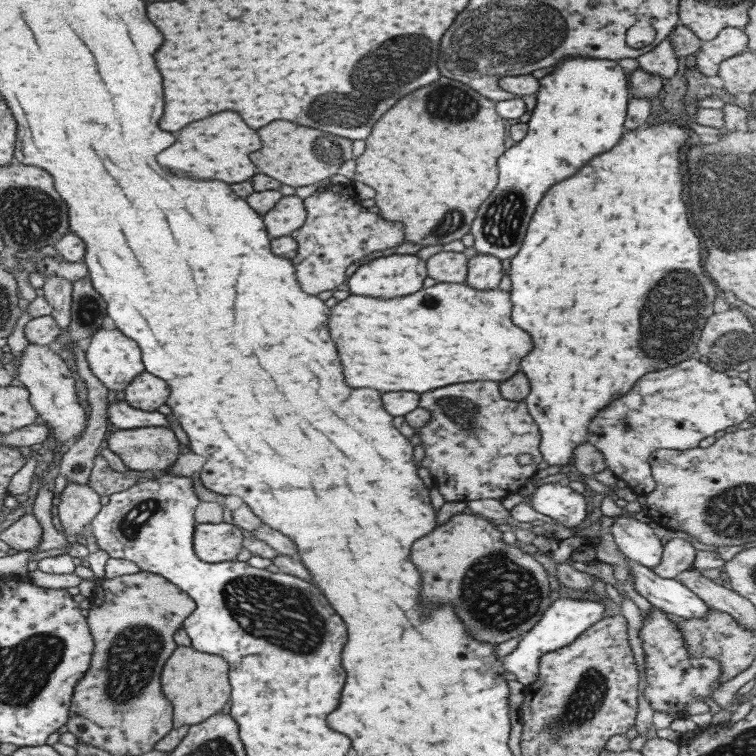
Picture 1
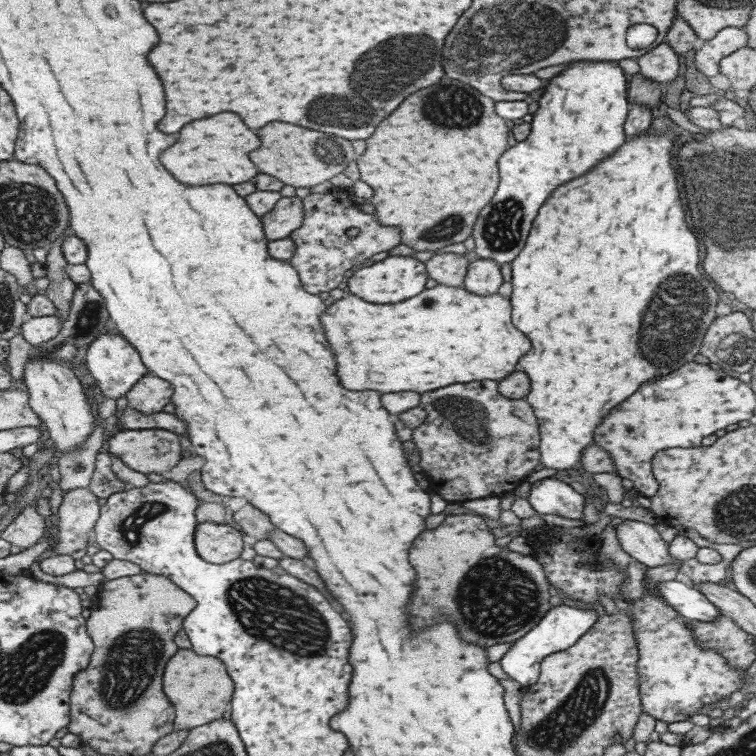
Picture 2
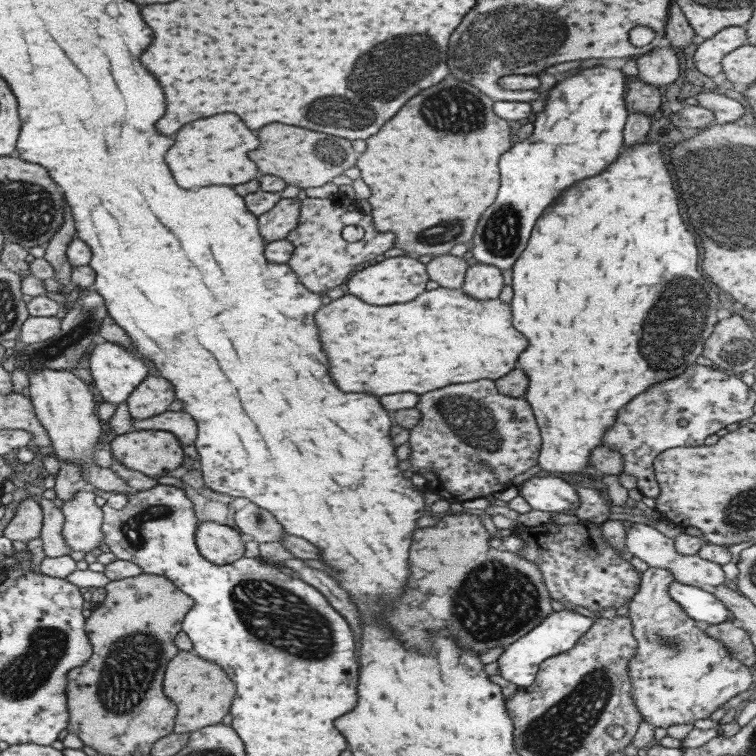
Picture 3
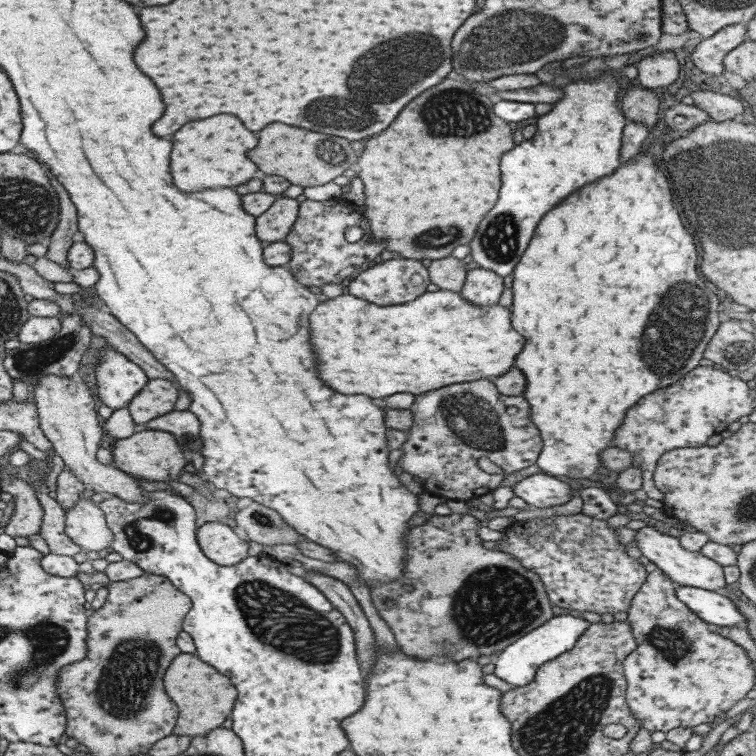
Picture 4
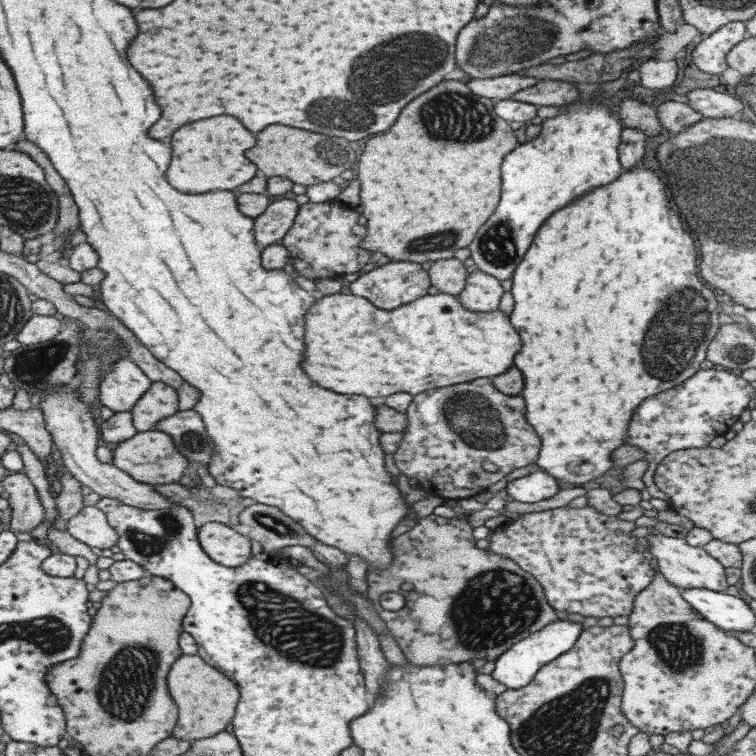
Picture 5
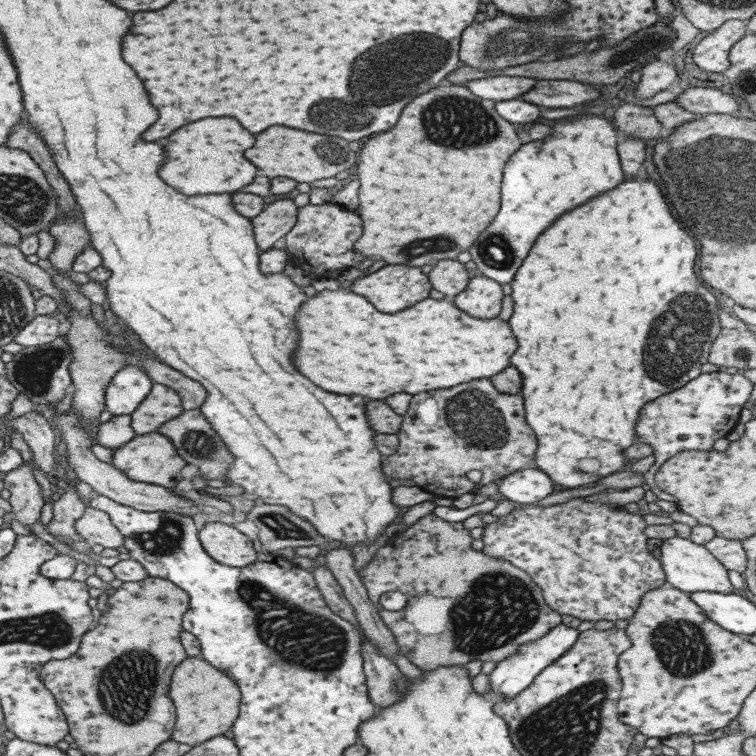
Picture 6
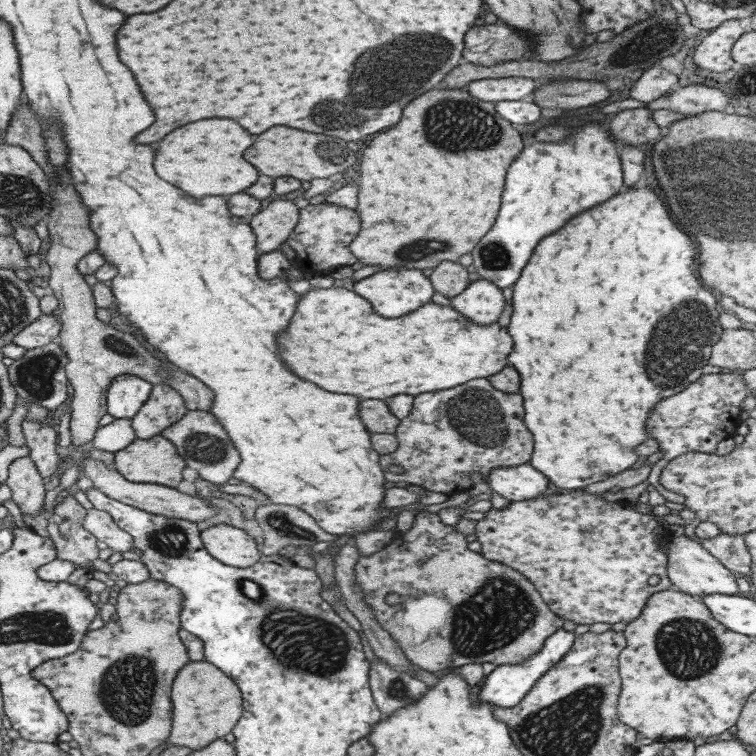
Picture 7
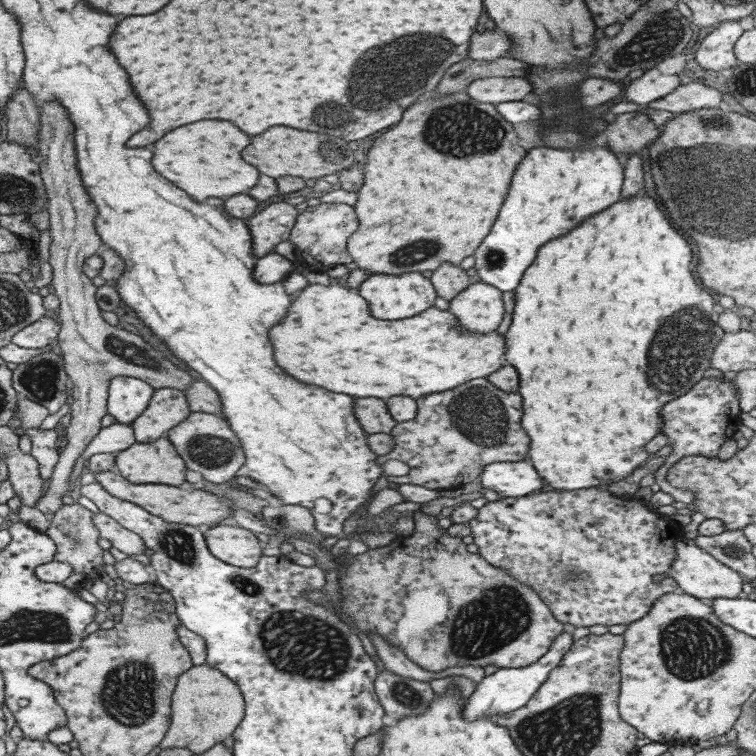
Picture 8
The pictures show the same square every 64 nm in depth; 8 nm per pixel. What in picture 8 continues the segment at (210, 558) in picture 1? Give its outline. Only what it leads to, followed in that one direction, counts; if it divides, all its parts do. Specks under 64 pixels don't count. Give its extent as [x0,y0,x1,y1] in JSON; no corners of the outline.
[203,524,262,568]

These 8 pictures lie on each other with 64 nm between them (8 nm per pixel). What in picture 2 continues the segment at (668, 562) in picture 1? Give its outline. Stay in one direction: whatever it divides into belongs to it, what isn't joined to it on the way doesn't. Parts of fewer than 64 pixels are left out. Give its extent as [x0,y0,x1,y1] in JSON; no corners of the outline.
[630,533,746,724]

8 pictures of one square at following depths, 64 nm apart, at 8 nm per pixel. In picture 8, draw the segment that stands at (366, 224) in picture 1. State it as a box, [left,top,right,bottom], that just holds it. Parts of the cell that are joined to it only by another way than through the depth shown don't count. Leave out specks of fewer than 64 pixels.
[289,203,358,271]

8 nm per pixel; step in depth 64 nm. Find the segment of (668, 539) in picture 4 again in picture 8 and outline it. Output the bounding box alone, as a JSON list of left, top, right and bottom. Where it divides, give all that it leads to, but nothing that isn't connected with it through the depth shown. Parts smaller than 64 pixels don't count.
[668,538,746,599]

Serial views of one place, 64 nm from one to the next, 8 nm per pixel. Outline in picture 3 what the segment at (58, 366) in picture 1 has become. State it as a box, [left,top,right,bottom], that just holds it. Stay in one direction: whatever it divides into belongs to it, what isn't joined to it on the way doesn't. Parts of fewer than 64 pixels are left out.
[26,368,136,495]

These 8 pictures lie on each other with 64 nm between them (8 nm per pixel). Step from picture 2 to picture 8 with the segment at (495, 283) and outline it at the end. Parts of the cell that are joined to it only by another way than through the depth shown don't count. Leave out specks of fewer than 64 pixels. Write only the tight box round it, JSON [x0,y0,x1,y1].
[449,279,504,332]

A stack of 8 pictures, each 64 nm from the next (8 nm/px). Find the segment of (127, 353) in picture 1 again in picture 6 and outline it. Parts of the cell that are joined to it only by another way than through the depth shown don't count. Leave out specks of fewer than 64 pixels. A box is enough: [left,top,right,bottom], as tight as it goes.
[104,364,153,416]

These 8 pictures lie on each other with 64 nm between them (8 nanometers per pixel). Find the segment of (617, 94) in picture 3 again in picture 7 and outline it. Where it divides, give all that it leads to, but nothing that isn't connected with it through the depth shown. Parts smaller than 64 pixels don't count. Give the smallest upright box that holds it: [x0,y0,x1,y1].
[471,124,622,288]

